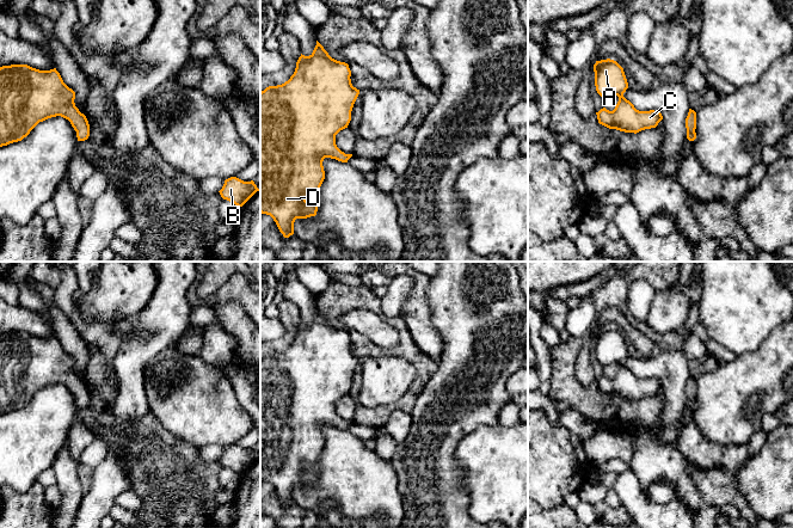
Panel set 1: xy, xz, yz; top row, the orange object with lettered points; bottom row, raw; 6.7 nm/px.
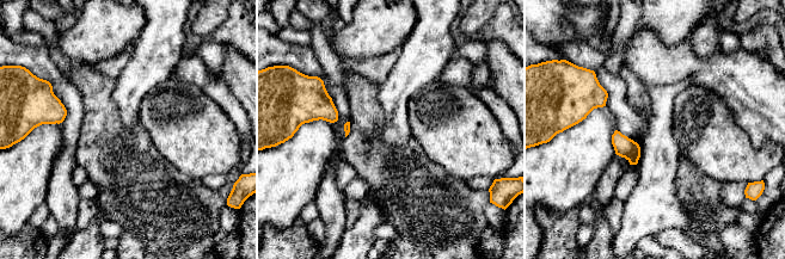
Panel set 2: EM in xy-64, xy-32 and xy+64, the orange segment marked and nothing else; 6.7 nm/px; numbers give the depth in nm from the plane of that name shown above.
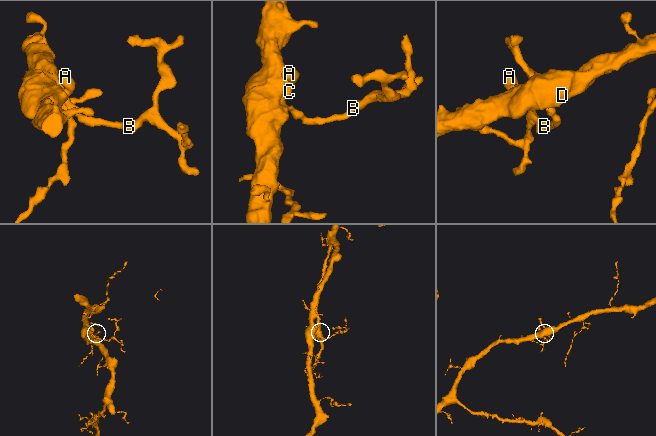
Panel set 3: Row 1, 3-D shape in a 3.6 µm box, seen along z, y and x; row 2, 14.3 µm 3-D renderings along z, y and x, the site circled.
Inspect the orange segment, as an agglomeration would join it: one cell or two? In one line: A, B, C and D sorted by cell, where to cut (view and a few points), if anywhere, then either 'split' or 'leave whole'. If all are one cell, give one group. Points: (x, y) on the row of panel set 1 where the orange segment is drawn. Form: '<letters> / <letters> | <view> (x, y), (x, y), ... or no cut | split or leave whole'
A B C D | no cut | leave whole

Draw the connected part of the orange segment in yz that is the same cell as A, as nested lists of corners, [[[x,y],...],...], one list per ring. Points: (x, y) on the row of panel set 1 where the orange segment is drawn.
[[[610,59],[596,61],[594,72],[596,91],[602,99],[619,97],[613,111],[603,108],[596,112],[600,124],[609,129],[637,134],[645,129],[656,128],[663,119],[660,112],[654,110],[639,111],[623,97],[628,82],[623,68],[616,61]]]

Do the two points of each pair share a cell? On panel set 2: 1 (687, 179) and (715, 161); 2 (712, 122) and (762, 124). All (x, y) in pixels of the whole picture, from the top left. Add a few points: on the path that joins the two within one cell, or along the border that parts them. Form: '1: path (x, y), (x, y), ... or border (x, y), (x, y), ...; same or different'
1: border (680, 156), (687, 158), (709, 176), (723, 183); different
2: border (722, 99), (753, 146); different

